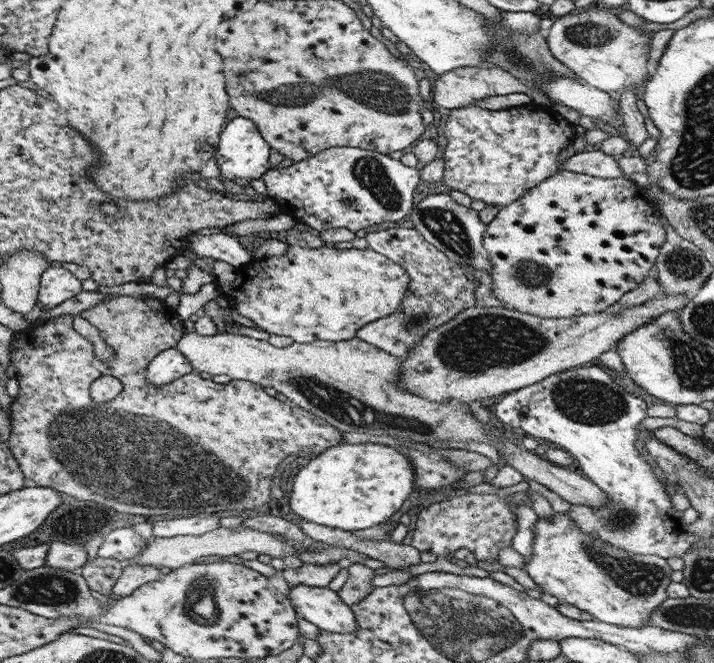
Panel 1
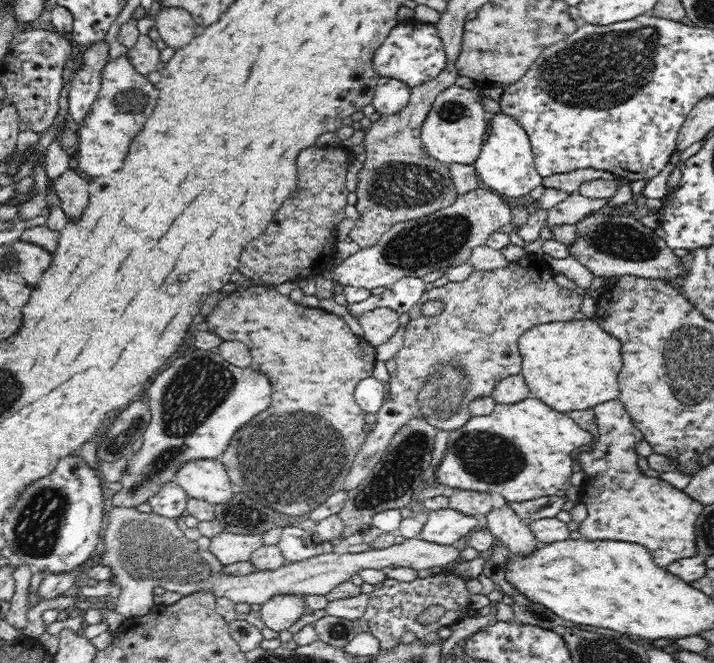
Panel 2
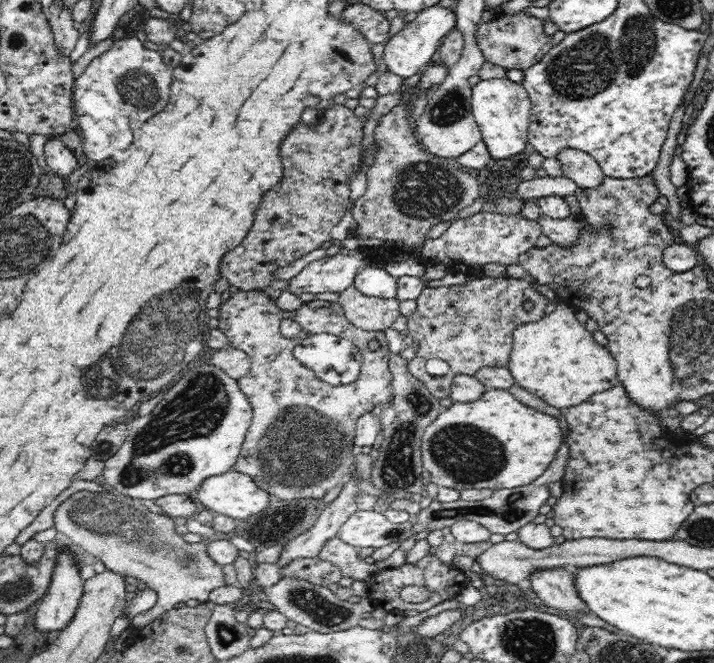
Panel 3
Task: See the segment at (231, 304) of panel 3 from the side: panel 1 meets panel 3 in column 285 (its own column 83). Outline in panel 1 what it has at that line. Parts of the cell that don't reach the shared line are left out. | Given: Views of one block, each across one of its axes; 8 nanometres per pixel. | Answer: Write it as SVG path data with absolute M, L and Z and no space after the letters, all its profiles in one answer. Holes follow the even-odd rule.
M109 294L103 302L83 310L79 314L83 321L89 322L91 327L95 327L103 342L113 349L113 356L107 362L99 362L93 356L92 344L82 338L73 330L72 320L69 315L59 316L45 323L39 323L30 326L28 330L22 333L18 332L16 338L12 341L9 350L9 361L15 367L15 380L17 380L18 391L17 396L11 400L11 408L9 410L10 432L6 440L9 451L17 463L19 469L25 478L29 478L31 482L35 482L37 486L49 487L55 489L63 495L75 497L77 500L89 500L89 502L101 502L101 506L112 507L113 510L121 513L132 515L157 516L159 514L174 514L175 516L187 517L199 513L225 512L225 510L253 510L259 508L265 503L272 503L269 497L269 488L271 488L271 479L275 476L275 467L285 456L295 454L301 456L304 460L315 458L321 451L330 446L335 446L342 442L342 432L329 425L325 420L299 409L296 405L279 402L271 396L267 396L263 388L244 380L231 379L224 385L216 384L205 375L191 375L189 378L176 380L174 385L169 388L151 388L149 384L145 384L145 369L147 363L157 355L159 351L167 350L175 347L182 334L185 332L183 327L183 316L177 308L171 308L164 302L148 296L119 296L117 294ZM99 376L112 376L119 379L121 383L121 392L111 401L95 405L89 397L89 385L99 378Z

